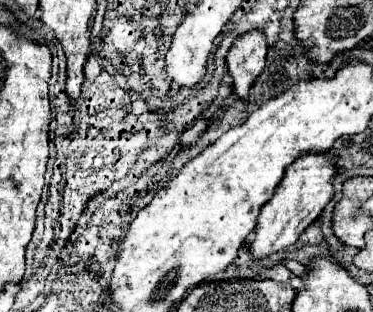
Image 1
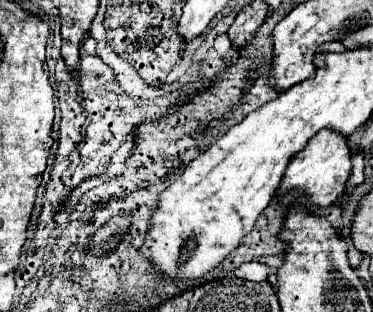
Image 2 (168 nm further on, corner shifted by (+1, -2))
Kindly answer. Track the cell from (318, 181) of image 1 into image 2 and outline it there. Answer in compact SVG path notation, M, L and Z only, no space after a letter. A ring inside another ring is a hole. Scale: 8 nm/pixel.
M321 130L313 136L313 140L309 140L309 144L301 152L297 152L291 158L289 168L285 170L285 176L279 186L279 198L283 198L291 190L301 190L305 192L305 198L311 202L311 206L319 208L331 206L345 192L345 182L349 174L351 174L351 152L347 146L347 138L337 136L335 132Z

